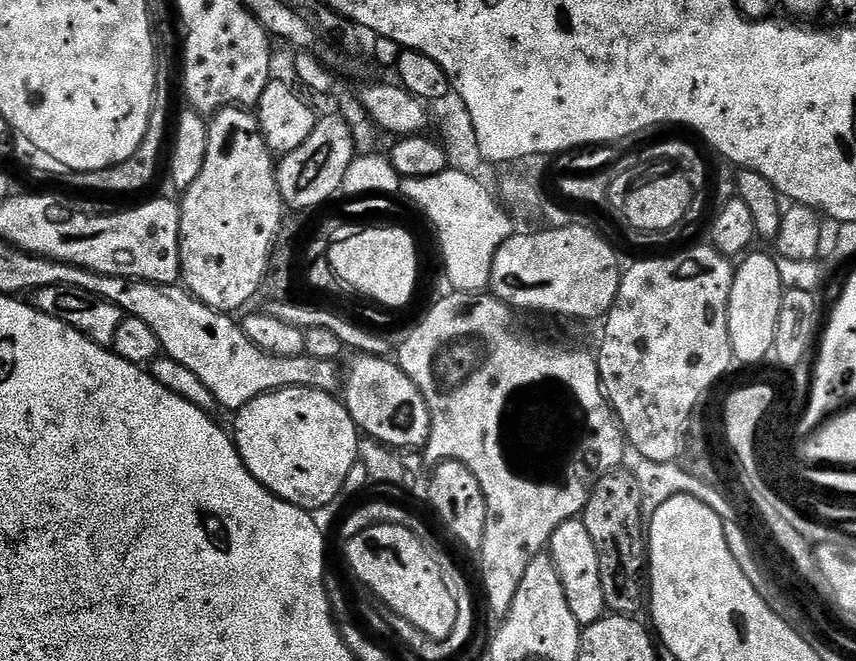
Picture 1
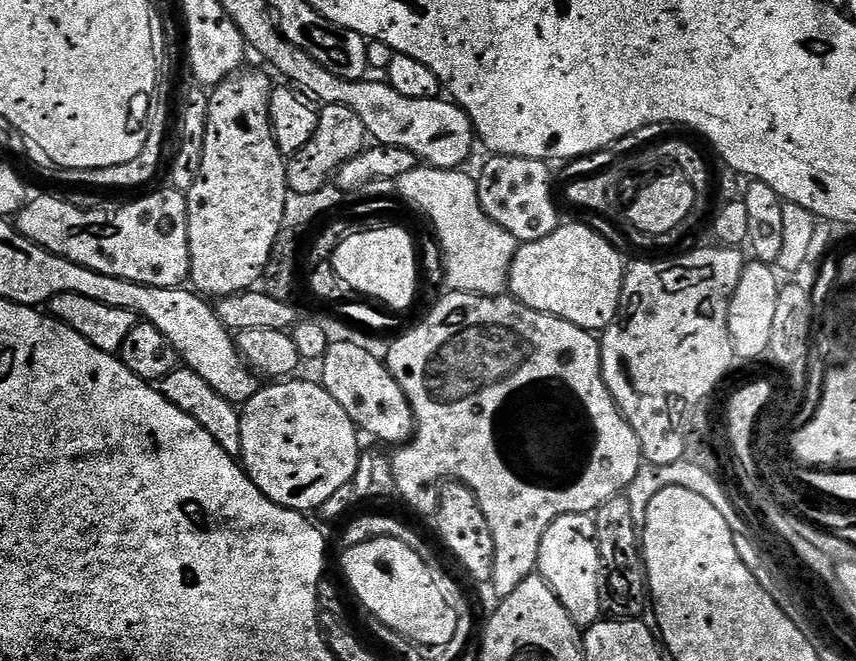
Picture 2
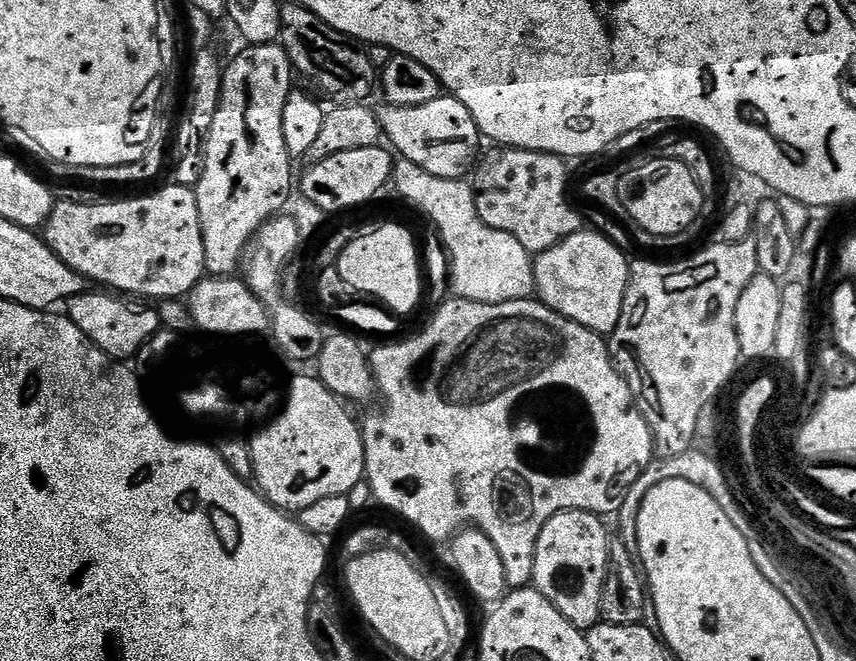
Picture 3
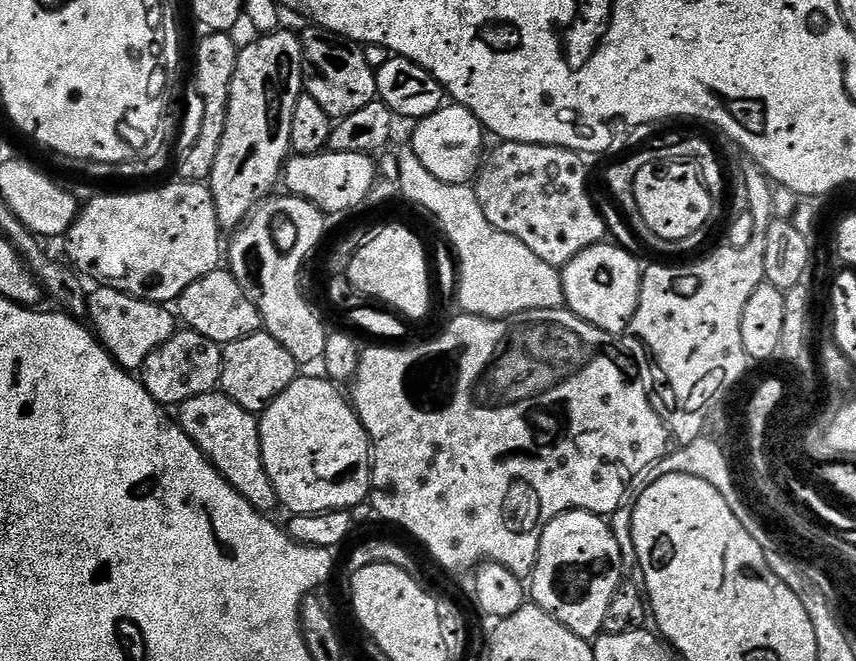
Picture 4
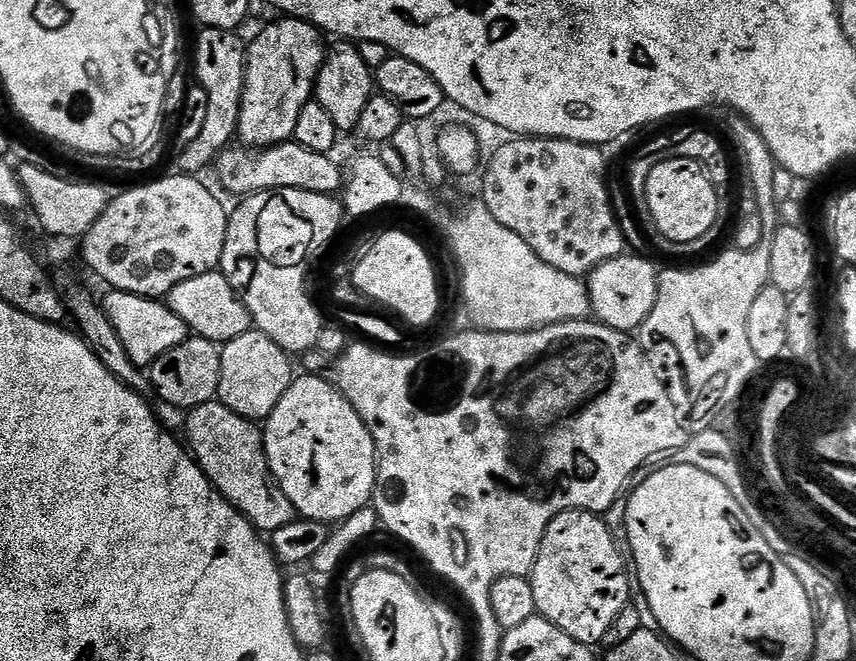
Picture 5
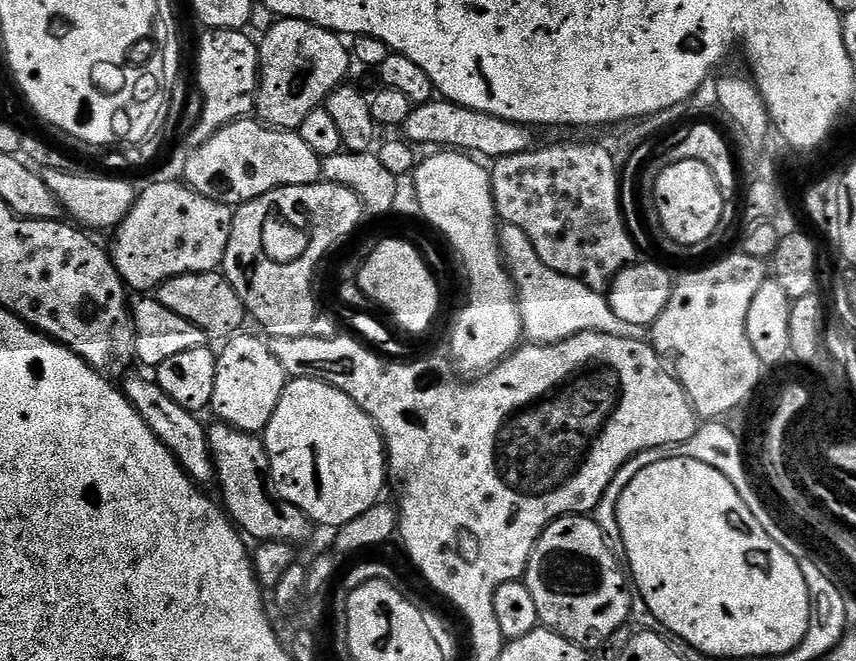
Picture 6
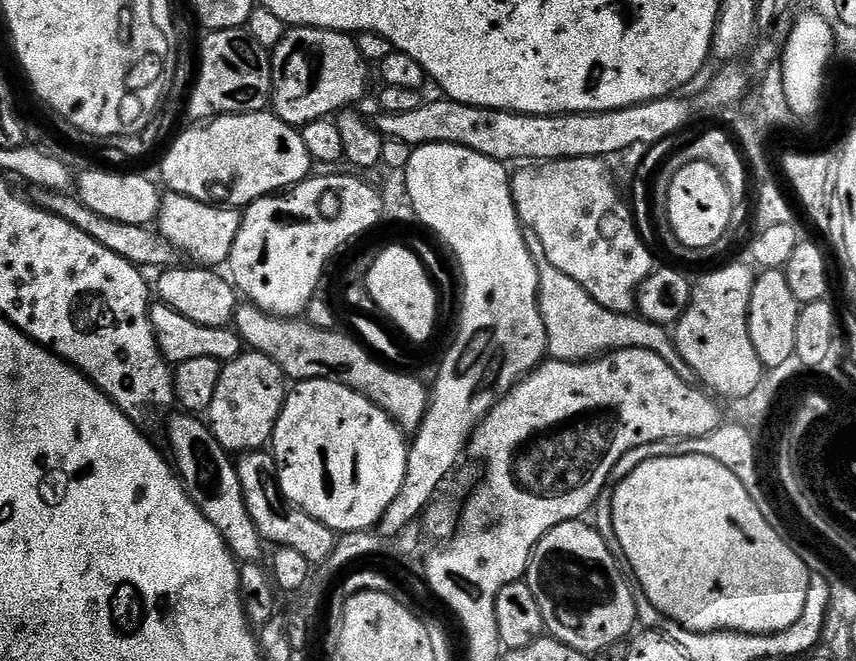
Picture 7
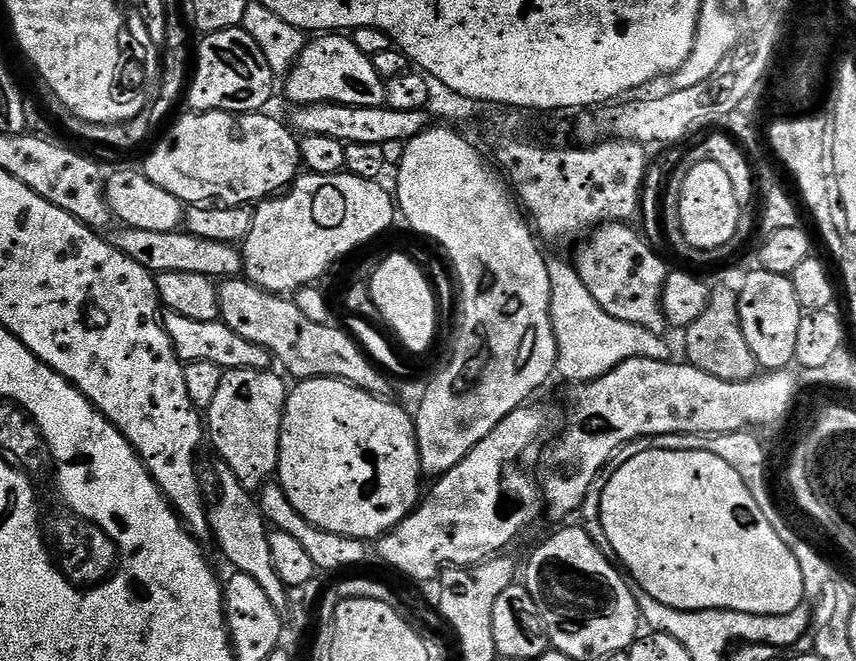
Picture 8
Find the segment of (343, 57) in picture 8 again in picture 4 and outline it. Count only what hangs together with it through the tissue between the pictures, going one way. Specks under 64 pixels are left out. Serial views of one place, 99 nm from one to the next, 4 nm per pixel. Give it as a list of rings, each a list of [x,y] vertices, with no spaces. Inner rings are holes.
[[[277,30],[260,34],[253,44],[236,53],[234,78],[230,82],[230,102],[226,110],[226,130],[222,130],[222,142],[218,146],[218,158],[214,158],[214,170],[206,183],[212,189],[214,206],[218,210],[221,229],[235,230],[252,215],[257,204],[277,191],[284,175],[284,165],[290,159],[290,125],[294,122],[294,106],[304,92],[304,48],[294,31]]]

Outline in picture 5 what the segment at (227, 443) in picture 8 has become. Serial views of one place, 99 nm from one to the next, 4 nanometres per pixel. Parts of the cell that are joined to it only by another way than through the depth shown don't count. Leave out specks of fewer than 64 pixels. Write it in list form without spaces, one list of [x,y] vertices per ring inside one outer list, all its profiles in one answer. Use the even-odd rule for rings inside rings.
[[[250,330],[246,334],[238,334],[238,338],[220,348],[222,374],[218,378],[218,398],[230,406],[234,414],[242,414],[247,420],[267,421],[293,382],[292,360],[293,357],[264,332]]]

